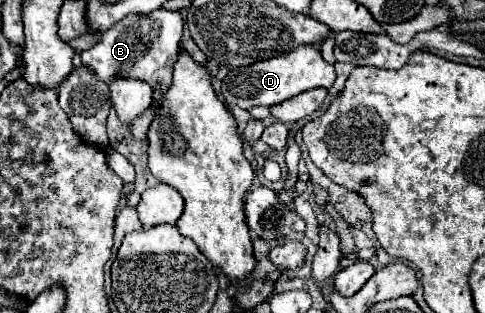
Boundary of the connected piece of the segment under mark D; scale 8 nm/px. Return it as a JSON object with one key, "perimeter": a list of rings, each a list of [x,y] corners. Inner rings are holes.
{"perimeter":[[[298,45],[298,49],[292,49],[290,53],[258,61],[248,67],[230,69],[230,73],[222,81],[222,95],[226,103],[248,109],[252,105],[276,105],[302,91],[316,87],[330,89],[334,81],[336,81],[334,65],[324,61],[318,45]]]}

